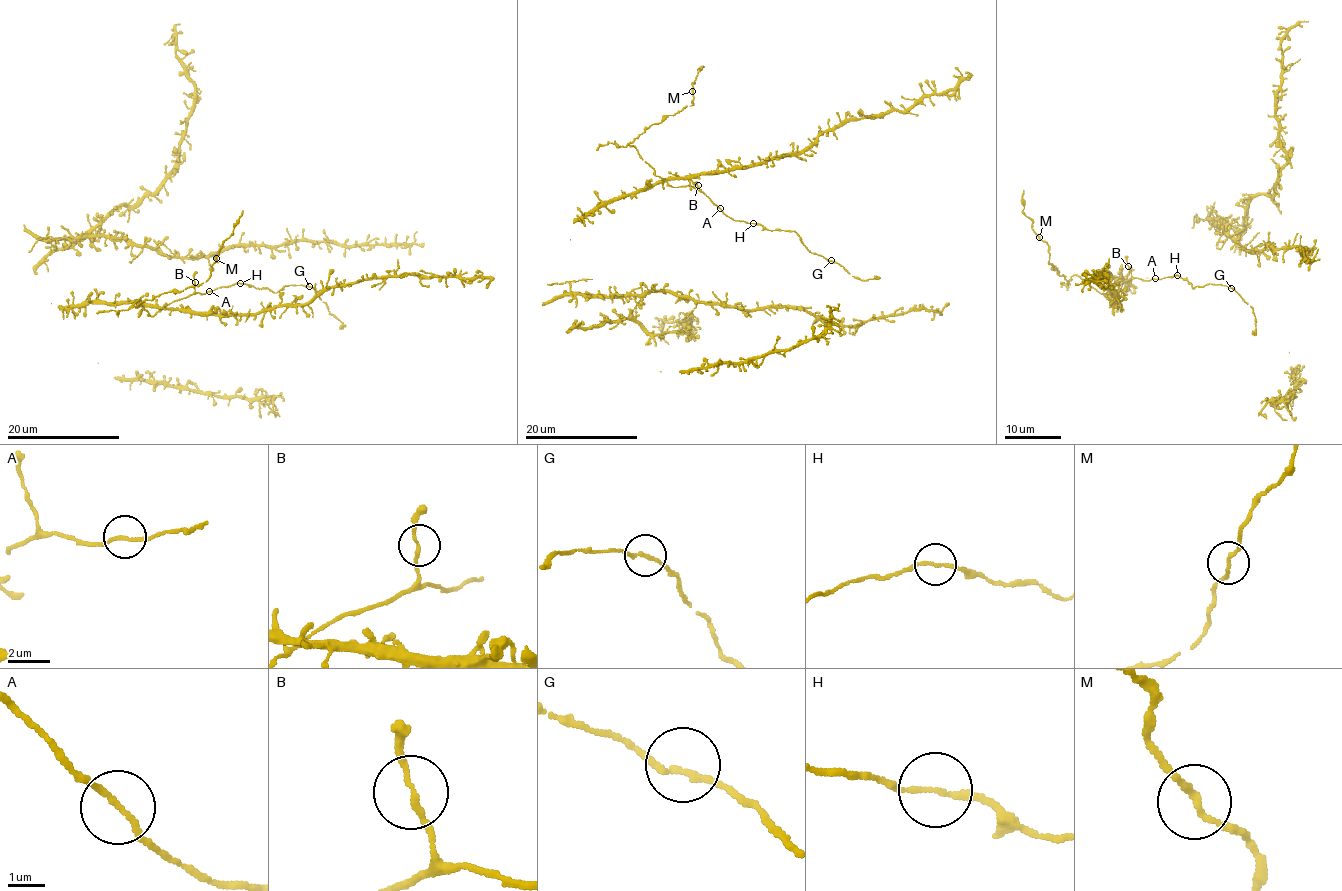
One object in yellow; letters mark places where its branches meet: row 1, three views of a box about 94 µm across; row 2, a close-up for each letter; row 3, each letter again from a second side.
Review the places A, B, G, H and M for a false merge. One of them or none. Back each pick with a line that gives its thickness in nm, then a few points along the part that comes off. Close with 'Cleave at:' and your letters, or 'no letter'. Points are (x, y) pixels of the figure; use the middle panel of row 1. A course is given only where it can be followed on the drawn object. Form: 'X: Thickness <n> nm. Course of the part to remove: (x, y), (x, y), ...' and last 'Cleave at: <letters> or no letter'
Cleave at: no letter

